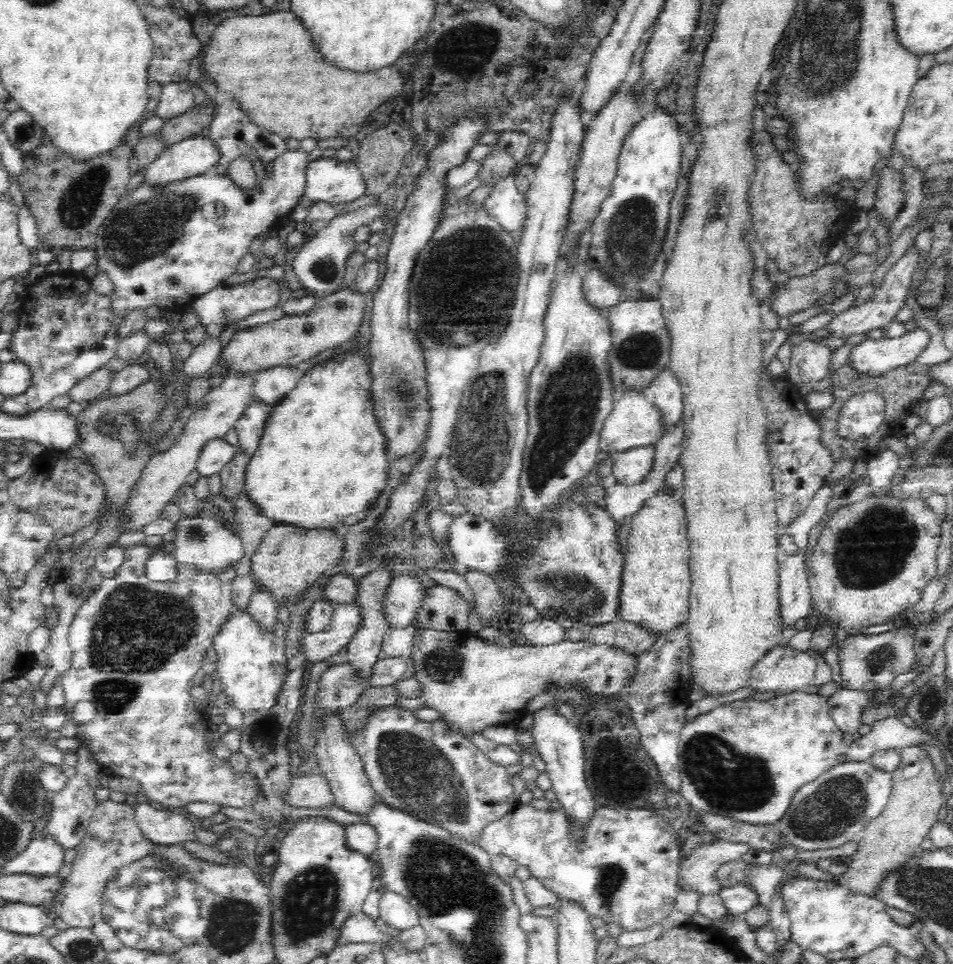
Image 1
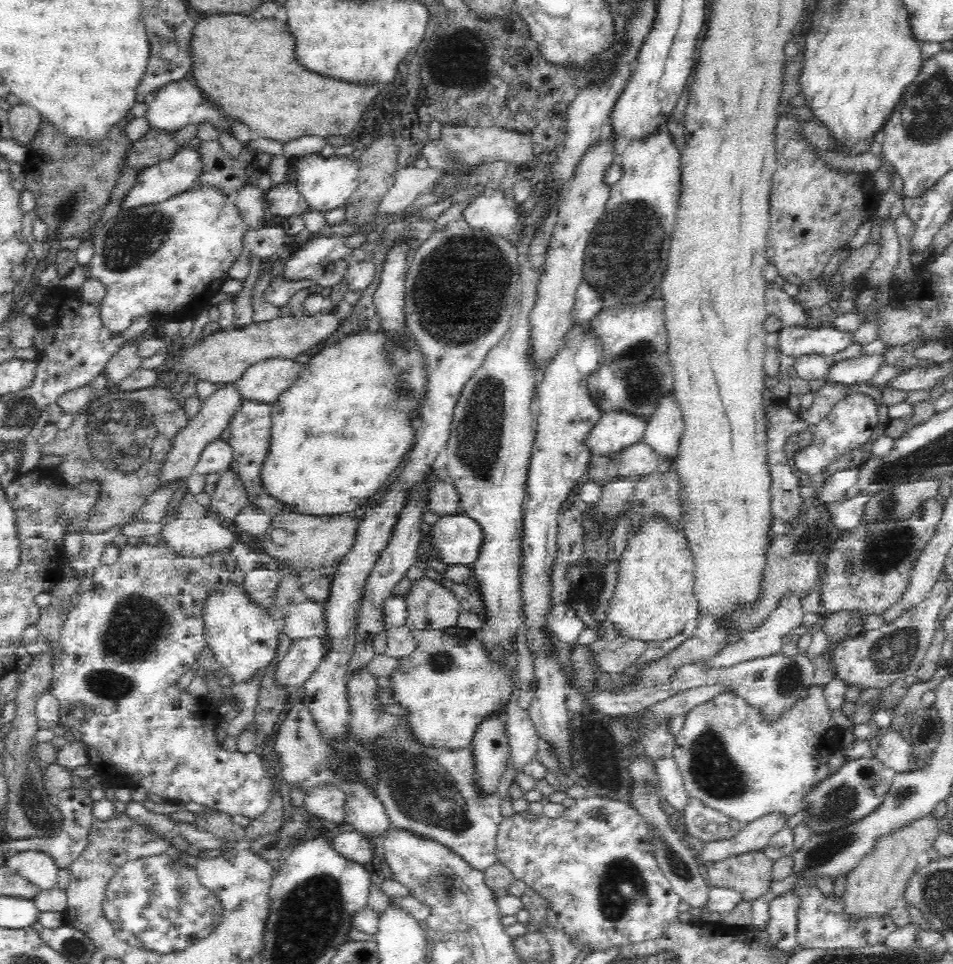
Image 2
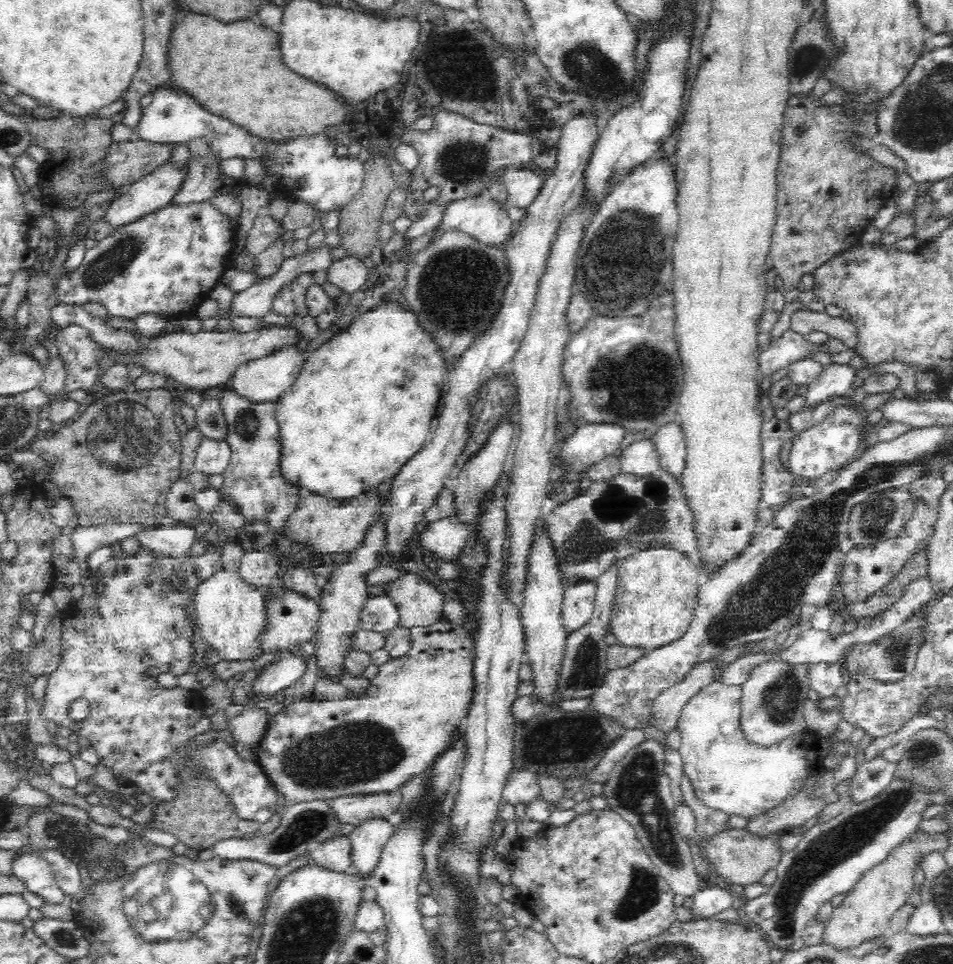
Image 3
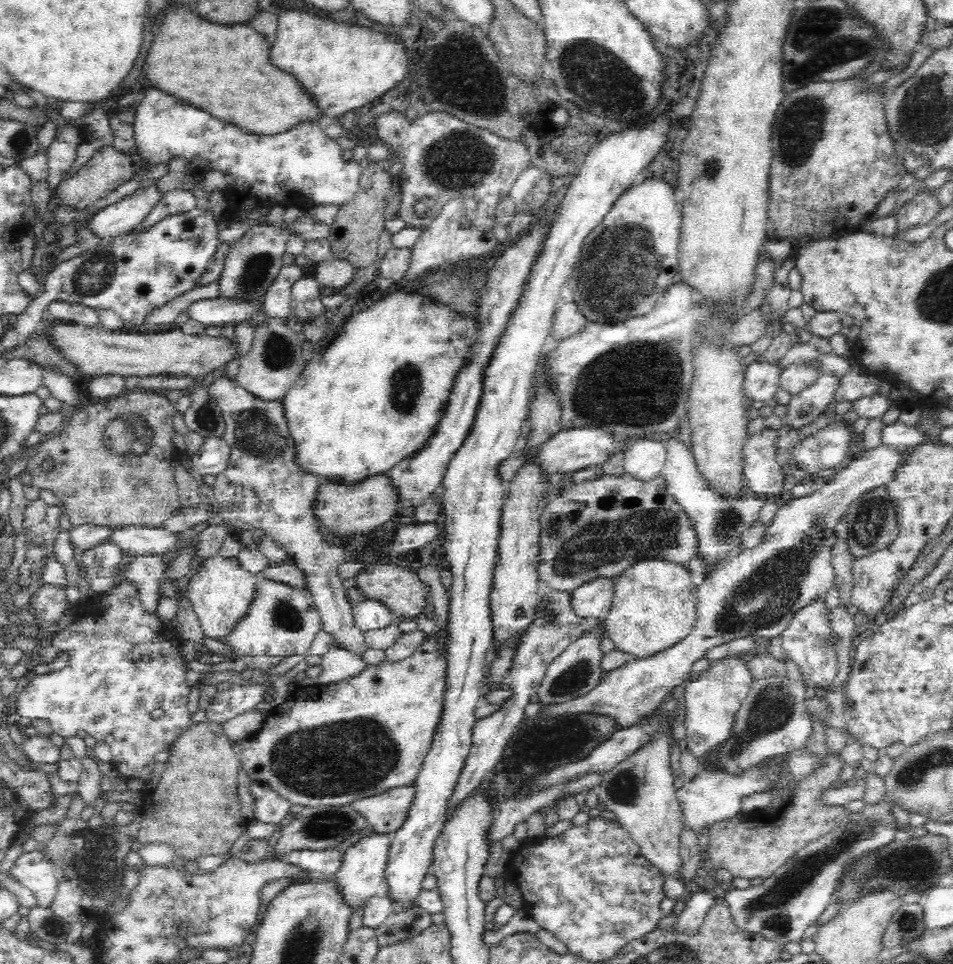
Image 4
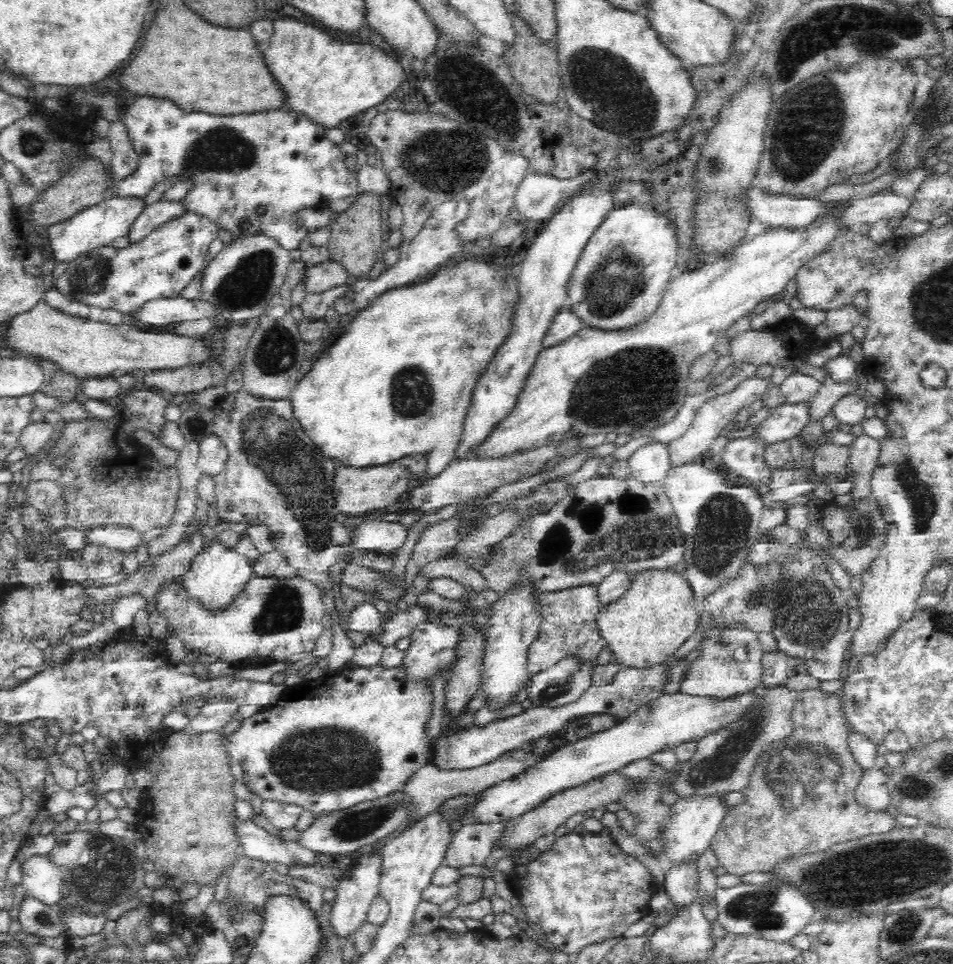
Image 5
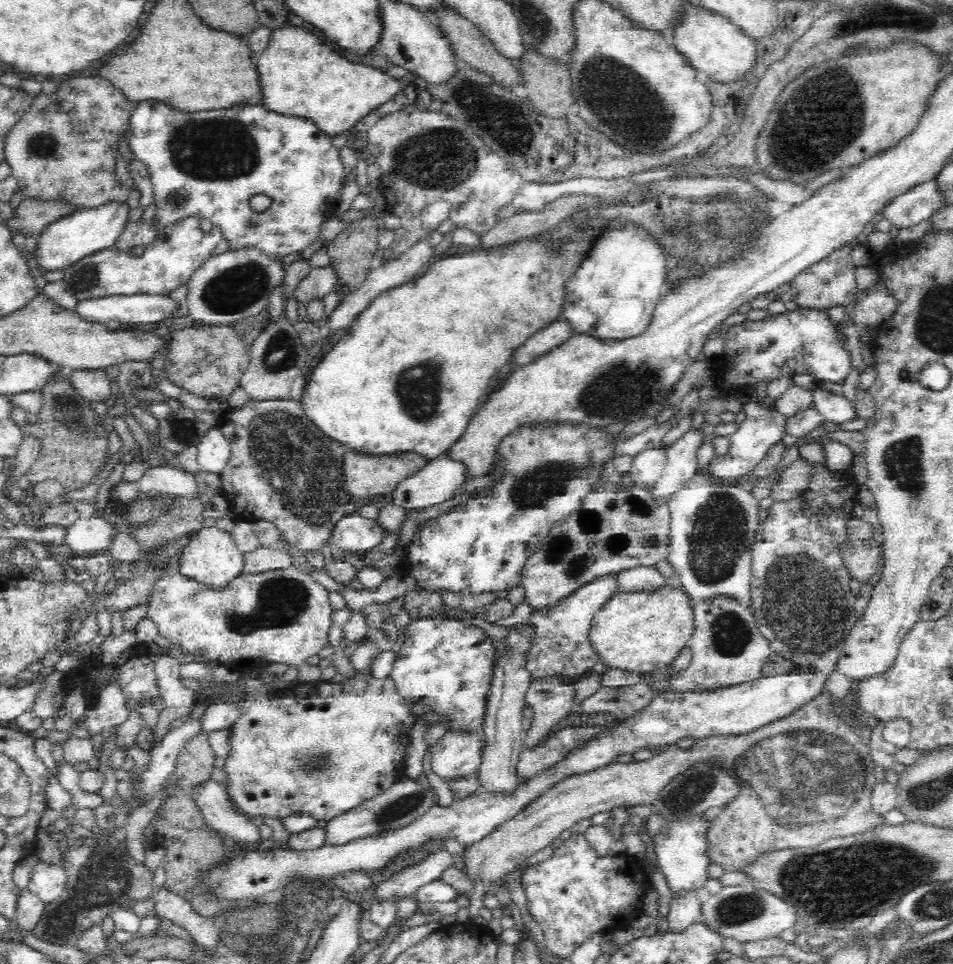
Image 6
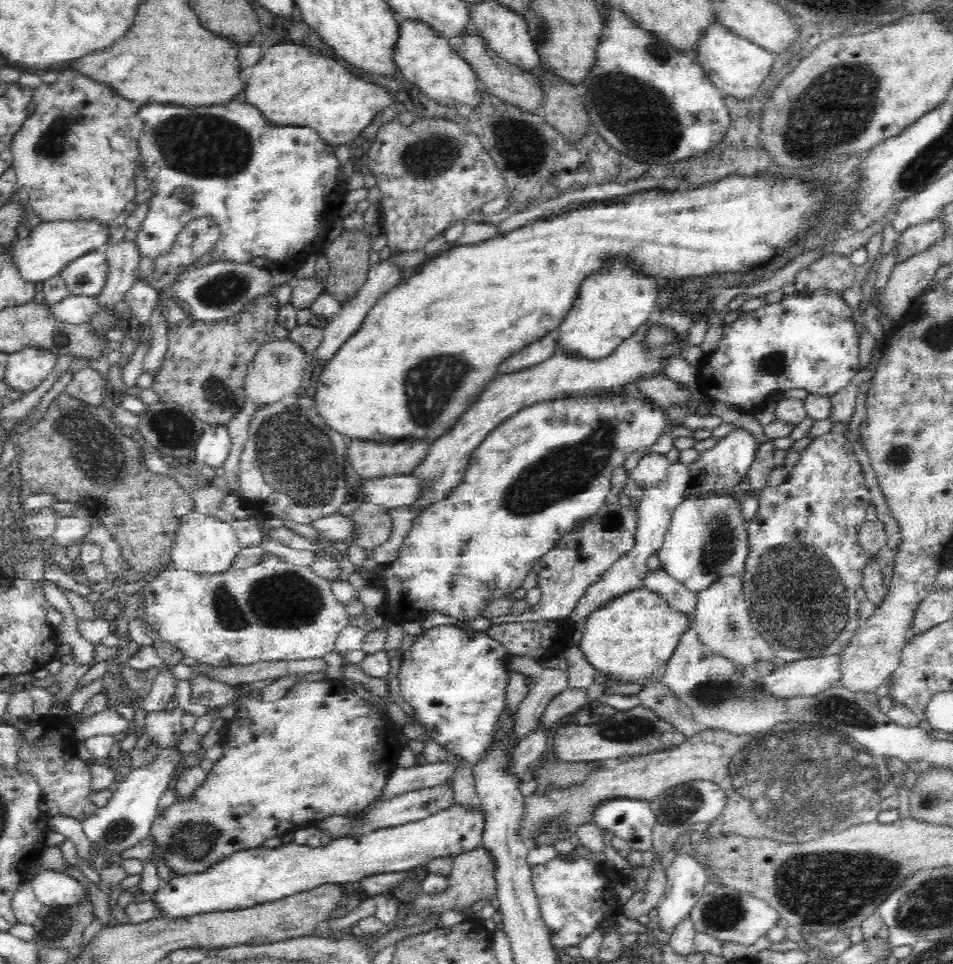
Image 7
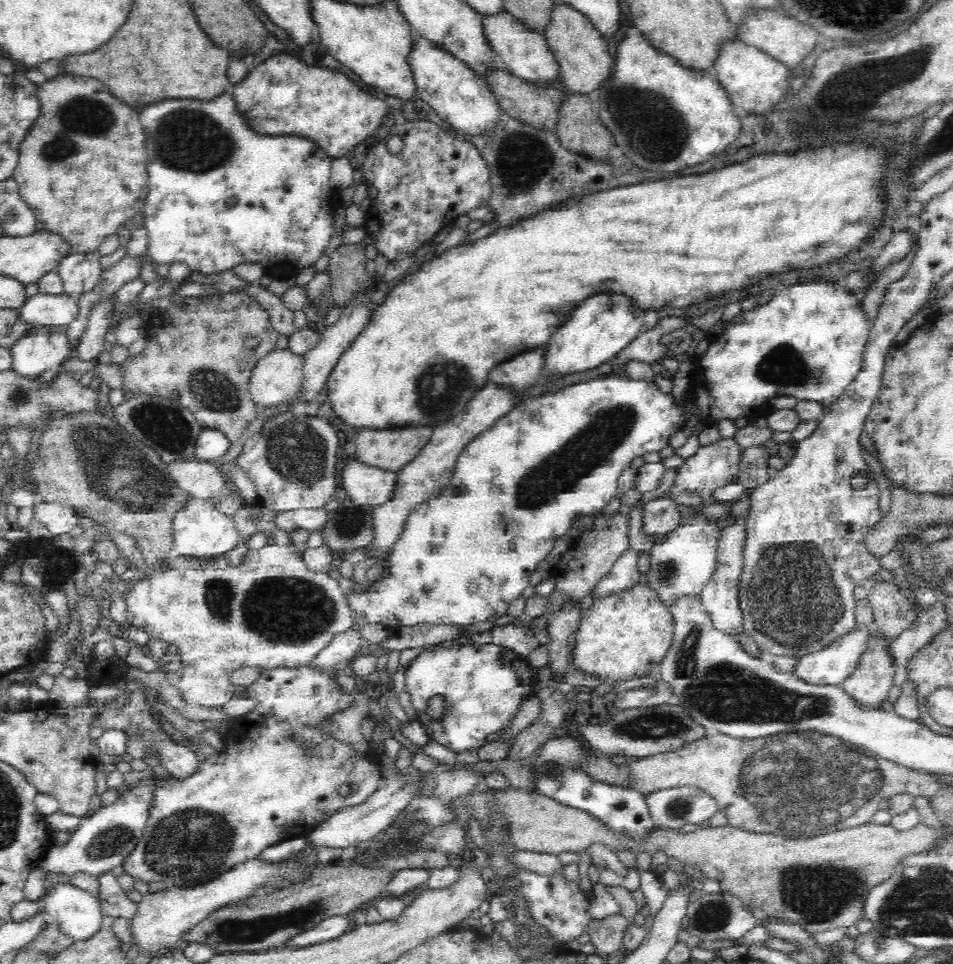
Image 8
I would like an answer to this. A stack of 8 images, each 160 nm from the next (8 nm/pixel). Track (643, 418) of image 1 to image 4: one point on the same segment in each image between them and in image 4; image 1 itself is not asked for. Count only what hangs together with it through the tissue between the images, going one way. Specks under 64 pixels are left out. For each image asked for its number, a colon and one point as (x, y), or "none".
2: (617, 430)
3: (592, 443)
4: (572, 450)

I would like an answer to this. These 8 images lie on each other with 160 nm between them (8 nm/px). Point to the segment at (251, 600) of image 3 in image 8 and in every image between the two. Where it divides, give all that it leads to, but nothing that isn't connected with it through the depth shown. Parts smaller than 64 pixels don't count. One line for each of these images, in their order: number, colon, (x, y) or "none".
4: (221, 592)
5: (217, 575)
6: (210, 558)
7: (206, 545)
8: (200, 531)

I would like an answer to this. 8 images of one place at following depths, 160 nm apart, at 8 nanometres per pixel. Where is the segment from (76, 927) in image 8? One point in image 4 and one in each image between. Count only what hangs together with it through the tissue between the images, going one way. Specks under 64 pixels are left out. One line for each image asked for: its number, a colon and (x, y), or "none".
4: (31, 870)
5: (42, 880)
6: (47, 881)
7: (53, 889)

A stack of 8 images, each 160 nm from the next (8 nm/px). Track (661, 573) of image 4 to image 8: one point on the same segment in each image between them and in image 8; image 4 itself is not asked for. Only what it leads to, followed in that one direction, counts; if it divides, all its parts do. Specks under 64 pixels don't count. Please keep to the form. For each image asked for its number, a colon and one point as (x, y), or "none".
5: (658, 612)
6: (641, 632)
7: (630, 639)
8: (622, 637)

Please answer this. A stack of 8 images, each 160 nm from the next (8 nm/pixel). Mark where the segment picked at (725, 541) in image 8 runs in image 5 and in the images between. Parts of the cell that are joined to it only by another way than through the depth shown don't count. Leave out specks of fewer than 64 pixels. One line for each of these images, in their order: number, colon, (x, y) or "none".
5: (729, 665)
6: (728, 649)
7: (721, 621)

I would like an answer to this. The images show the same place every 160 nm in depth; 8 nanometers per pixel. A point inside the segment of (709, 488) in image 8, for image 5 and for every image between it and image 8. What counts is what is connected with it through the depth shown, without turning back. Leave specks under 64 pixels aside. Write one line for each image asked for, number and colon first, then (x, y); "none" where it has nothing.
5: (786, 421)
6: (764, 427)
7: (723, 468)

